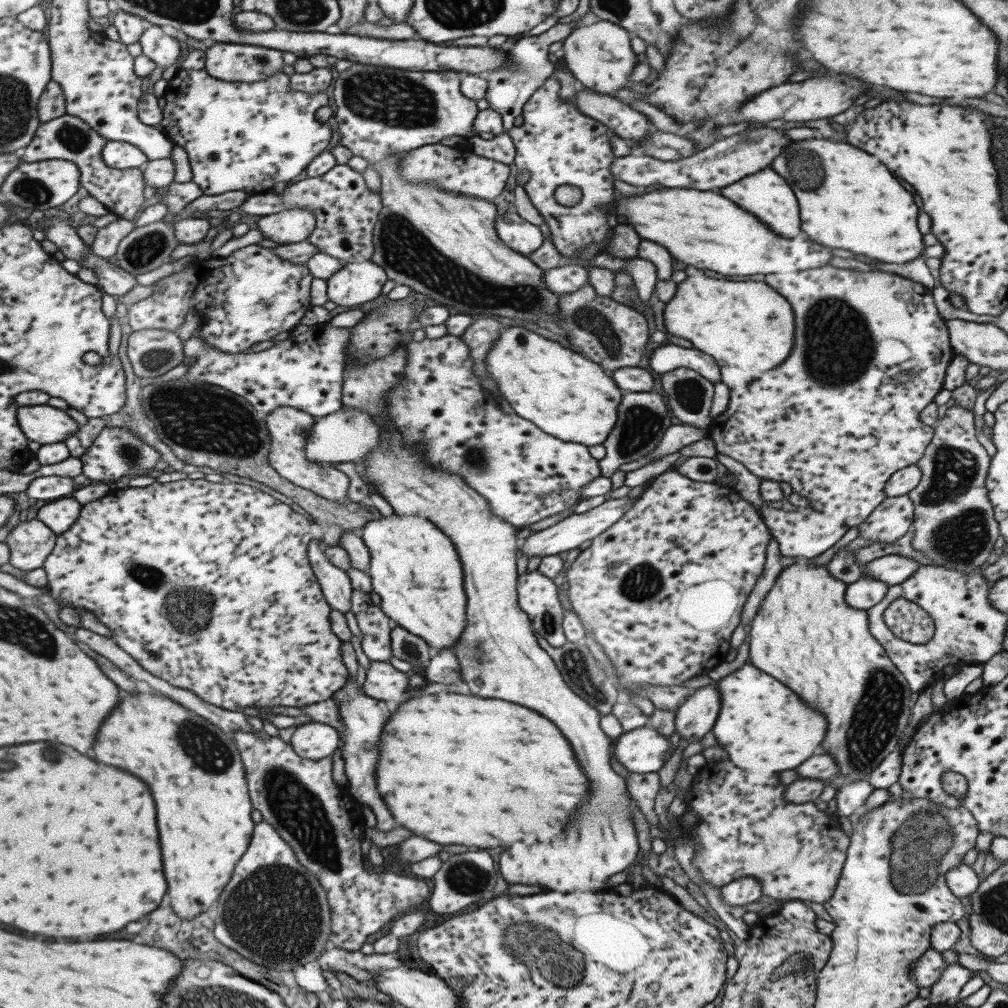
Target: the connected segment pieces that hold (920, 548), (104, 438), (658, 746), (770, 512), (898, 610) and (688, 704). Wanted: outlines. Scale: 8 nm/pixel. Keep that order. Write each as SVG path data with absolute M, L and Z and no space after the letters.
M952 407L939 415L932 427L933 437L915 465L921 469L919 482L908 492L908 498L913 502L913 520L910 530L913 531L911 547L923 555L923 564L959 569L969 572L980 570L988 564L994 553L993 542L999 538L997 520L993 517L992 507L985 489L985 476L990 457L975 437L975 422L973 414L966 409Z
M104 426L91 445L85 449L85 453L79 456L82 462L82 474L89 480L108 480L111 483L147 475L147 471L153 469L154 464L159 460L159 452L143 444L130 432L127 427L106 428Z
M645 725L620 734L613 744L613 754L628 772L657 772L670 756L671 742Z
M763 502L757 510L769 529L770 536L773 536L773 540L777 542L779 554L795 559L808 560L819 556L825 550L829 550L848 529L848 526L839 522L837 518L816 512L810 507L797 508L795 512L785 512L785 510L769 508L767 503Z
M903 597L895 598L883 610L882 617L885 626L899 640L909 644L926 644L933 636L932 618L920 606Z
M715 682L695 689L676 708L673 725L679 738L687 742L699 741L711 730L719 712L719 692Z

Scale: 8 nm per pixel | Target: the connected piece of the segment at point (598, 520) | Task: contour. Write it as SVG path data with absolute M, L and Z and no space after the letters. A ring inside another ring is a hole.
M626 496L624 498L617 498L616 500L607 498L606 501L595 508L591 508L591 510L587 510L581 514L571 513L571 515L555 522L552 526L533 531L525 539L518 541L517 556L518 554L525 554L525 558L529 558L530 556L543 557L573 550L581 542L587 542L587 540L595 538L605 531L605 529L609 528L634 502L635 499L629 499Z

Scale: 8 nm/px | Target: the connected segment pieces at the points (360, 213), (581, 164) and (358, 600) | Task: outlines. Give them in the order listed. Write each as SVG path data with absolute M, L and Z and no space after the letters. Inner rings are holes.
M336 164L319 176L302 176L287 183L279 193L272 189L251 194L237 210L243 215L266 217L293 207L303 207L315 213L315 226L310 241L319 247L319 253L341 259L343 264L351 261L369 261L369 257L374 253L372 232L381 210L381 198L379 191L371 192L367 188L361 173L355 172L345 164Z
M550 75L542 85L533 91L533 94L522 106L522 122L520 126L511 127L506 131L511 137L514 146L514 160L512 163L519 172L528 170L529 179L522 184L523 190L531 201L531 204L537 209L537 212L543 217L543 222L549 227L551 235L548 245L555 247L556 252L563 256L577 257L577 253L587 247L589 243L603 243L603 249L607 248L611 237L613 237L613 228L609 228L605 216L605 203L611 200L613 187L611 182L611 172L609 165L615 158L609 146L610 130L581 114L575 106L573 98L561 99L558 94L559 82L555 76ZM569 184L575 186L581 191L581 199L573 206L563 206L553 199L553 192L557 186Z
M352 590L351 612L353 612L363 639L361 650L370 661L389 662L391 658L391 620L383 614L379 605L373 604L369 593Z

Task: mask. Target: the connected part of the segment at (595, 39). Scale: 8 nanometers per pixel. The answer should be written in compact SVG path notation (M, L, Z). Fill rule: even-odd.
M605 20L578 27L562 41L560 53L563 54L563 65L577 80L578 86L615 96L615 91L620 87L634 87L629 75L635 66L636 55L631 50L630 37L623 28Z

